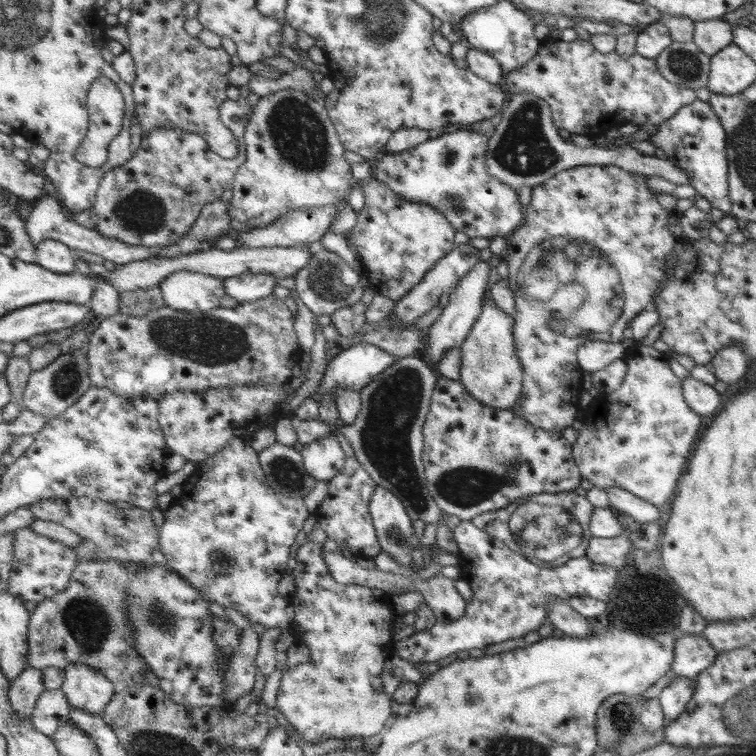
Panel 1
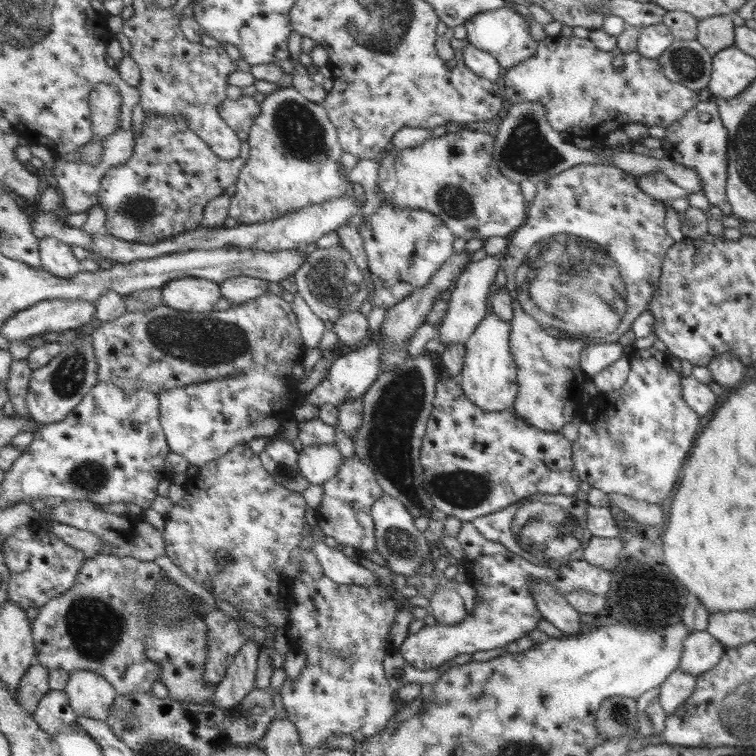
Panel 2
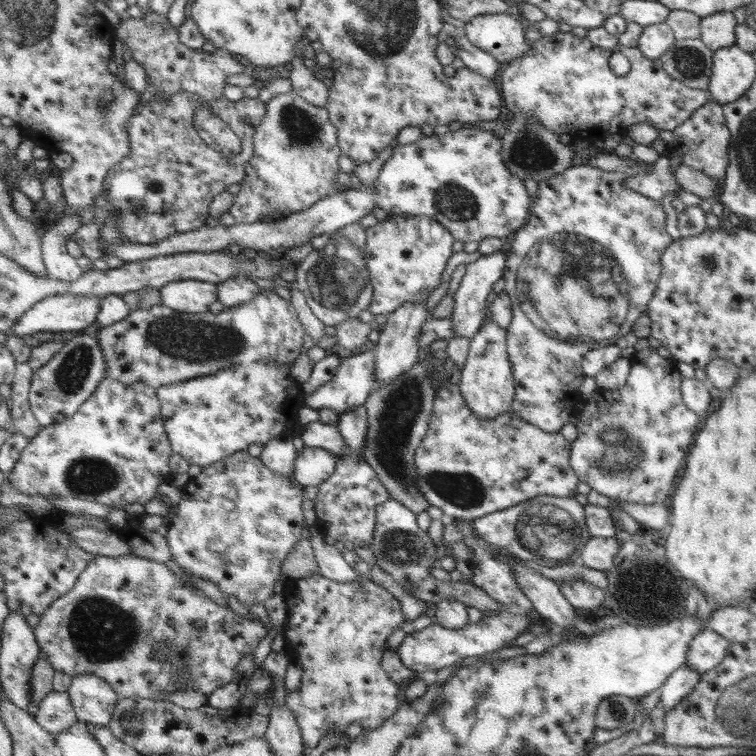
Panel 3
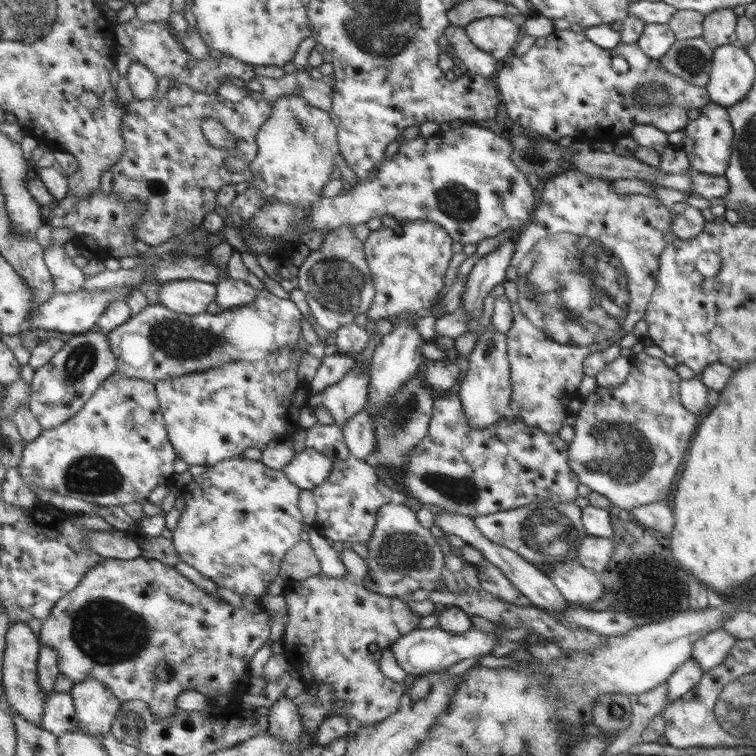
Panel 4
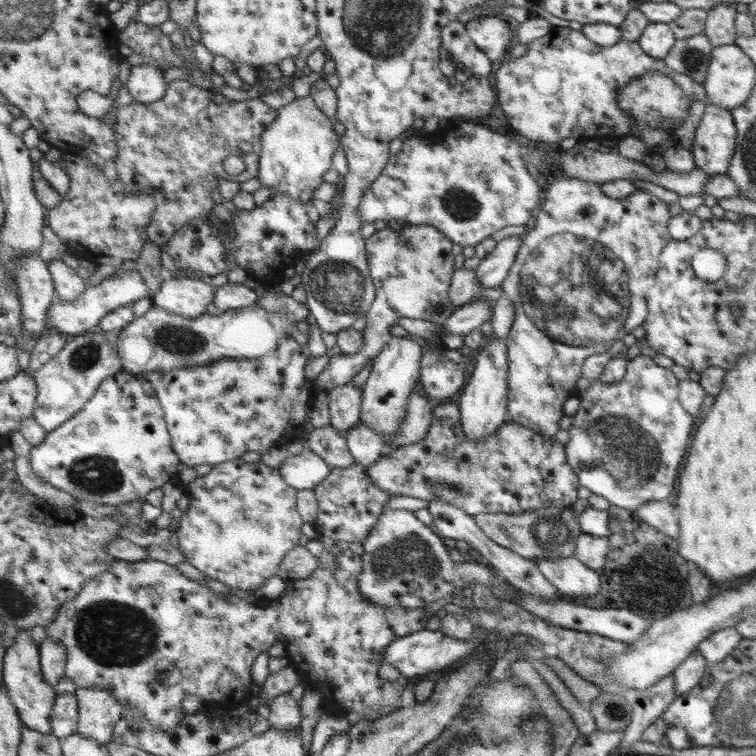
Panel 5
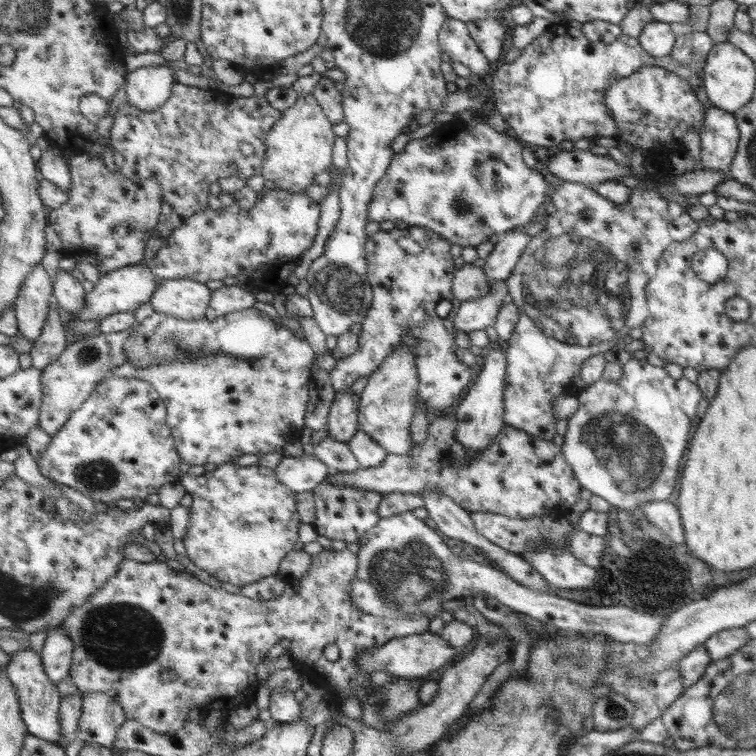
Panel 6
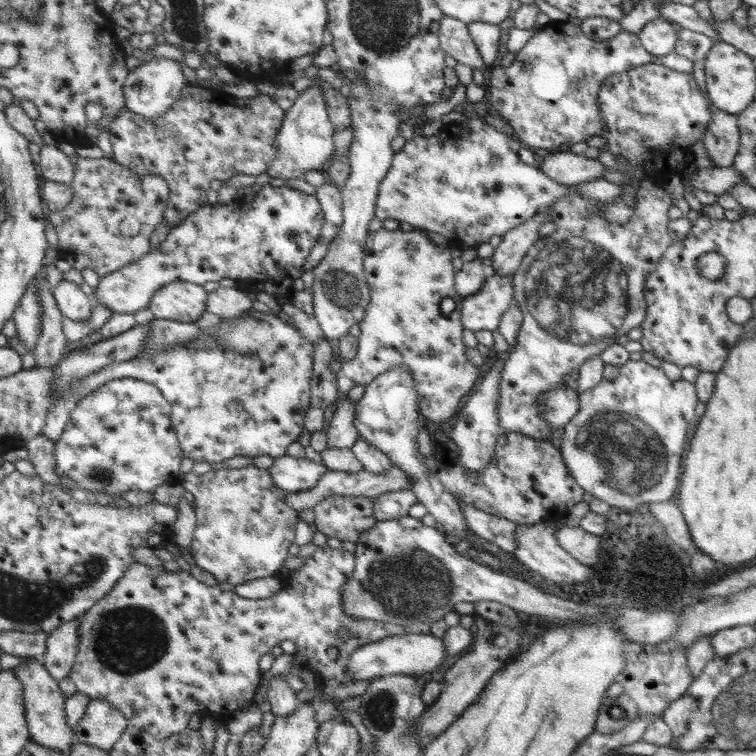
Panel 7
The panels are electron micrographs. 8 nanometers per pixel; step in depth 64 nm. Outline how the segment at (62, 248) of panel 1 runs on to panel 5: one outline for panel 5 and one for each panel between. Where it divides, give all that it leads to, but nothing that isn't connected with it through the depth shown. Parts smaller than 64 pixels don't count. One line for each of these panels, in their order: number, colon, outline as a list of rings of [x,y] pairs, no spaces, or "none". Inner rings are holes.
2: [[[57,238],[41,240],[41,260],[43,260],[43,270],[61,278],[71,278],[85,270],[81,260],[73,256],[71,246]]]
3: [[[67,214],[59,222],[51,224],[47,232],[41,236],[43,254],[45,254],[45,266],[49,270],[49,276],[65,282],[79,280],[85,272],[77,264],[77,258],[67,252],[67,236],[75,234],[83,222],[83,216],[79,214]]]
4: [[[51,226],[49,244],[45,250],[45,262],[53,274],[55,290],[63,292],[79,292],[83,290],[87,276],[83,274],[81,266],[73,258],[67,256],[65,244],[75,238],[75,230],[71,226]]]
5: [[[63,256],[59,260],[51,260],[49,268],[53,272],[53,280],[57,284],[59,298],[63,298],[63,300],[77,300],[87,290],[87,280],[83,280],[77,274],[77,268],[67,264]]]

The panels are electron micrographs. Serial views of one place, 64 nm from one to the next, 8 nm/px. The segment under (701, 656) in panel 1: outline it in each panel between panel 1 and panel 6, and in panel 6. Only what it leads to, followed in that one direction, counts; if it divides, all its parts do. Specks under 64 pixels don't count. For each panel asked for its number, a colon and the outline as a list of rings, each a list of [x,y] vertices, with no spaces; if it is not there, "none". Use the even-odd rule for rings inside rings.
2: [[[691,632],[681,644],[683,646],[677,670],[689,674],[689,678],[699,678],[703,672],[715,668],[723,654],[723,646],[707,632]]]
3: [[[703,626],[703,630],[699,630],[687,644],[687,654],[685,654],[683,666],[691,668],[693,674],[701,676],[709,670],[715,670],[723,662],[727,648],[729,648],[727,640],[723,640],[713,630]]]
4: [[[709,630],[701,638],[697,638],[697,642],[693,642],[689,660],[695,660],[697,666],[701,668],[701,672],[705,674],[707,670],[719,666],[725,660],[725,656],[729,654],[733,644],[735,644],[735,638],[729,632]]]
5: [[[723,628],[703,638],[697,644],[695,652],[703,658],[707,668],[711,668],[711,666],[717,666],[717,662],[725,660],[739,642],[741,642],[741,636],[737,634],[735,628]]]
6: [[[729,628],[729,630],[721,630],[717,634],[711,634],[701,646],[705,648],[705,654],[709,656],[709,660],[717,662],[717,660],[731,656],[735,650],[739,650],[749,640],[751,638],[747,636],[747,632],[743,628]]]

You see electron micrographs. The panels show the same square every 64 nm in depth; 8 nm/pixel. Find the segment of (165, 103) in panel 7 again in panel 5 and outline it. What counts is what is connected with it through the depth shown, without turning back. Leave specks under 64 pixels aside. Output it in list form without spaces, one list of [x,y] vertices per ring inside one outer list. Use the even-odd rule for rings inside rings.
[[[145,64],[133,66],[127,86],[129,86],[133,100],[145,102],[145,104],[159,102],[167,94],[163,72],[157,66],[149,66],[149,64],[147,66]]]

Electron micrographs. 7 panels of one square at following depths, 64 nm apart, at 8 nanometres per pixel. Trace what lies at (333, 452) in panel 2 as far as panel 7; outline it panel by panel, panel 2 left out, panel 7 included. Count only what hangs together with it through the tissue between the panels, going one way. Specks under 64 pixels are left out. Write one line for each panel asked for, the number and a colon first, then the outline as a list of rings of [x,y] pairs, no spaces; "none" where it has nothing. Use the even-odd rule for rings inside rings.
3: [[[307,448],[297,458],[297,480],[305,486],[321,486],[323,482],[329,482],[333,474],[337,474],[339,460],[329,450],[321,448]]]
4: [[[305,448],[301,454],[295,456],[293,464],[289,464],[289,470],[285,470],[285,474],[293,484],[301,486],[303,490],[315,490],[333,474],[335,466],[337,462],[333,462],[329,456]]]
5: [[[305,450],[297,456],[289,456],[281,468],[281,474],[297,490],[317,490],[317,486],[333,474],[333,468],[315,452]]]
6: [[[303,454],[285,458],[277,468],[277,476],[295,492],[313,492],[331,476],[331,470],[315,454]]]
7: [[[291,456],[277,458],[275,466],[271,468],[271,476],[277,482],[277,486],[291,494],[315,490],[315,486],[327,472],[331,470],[323,462],[317,464],[307,458],[291,458]]]

